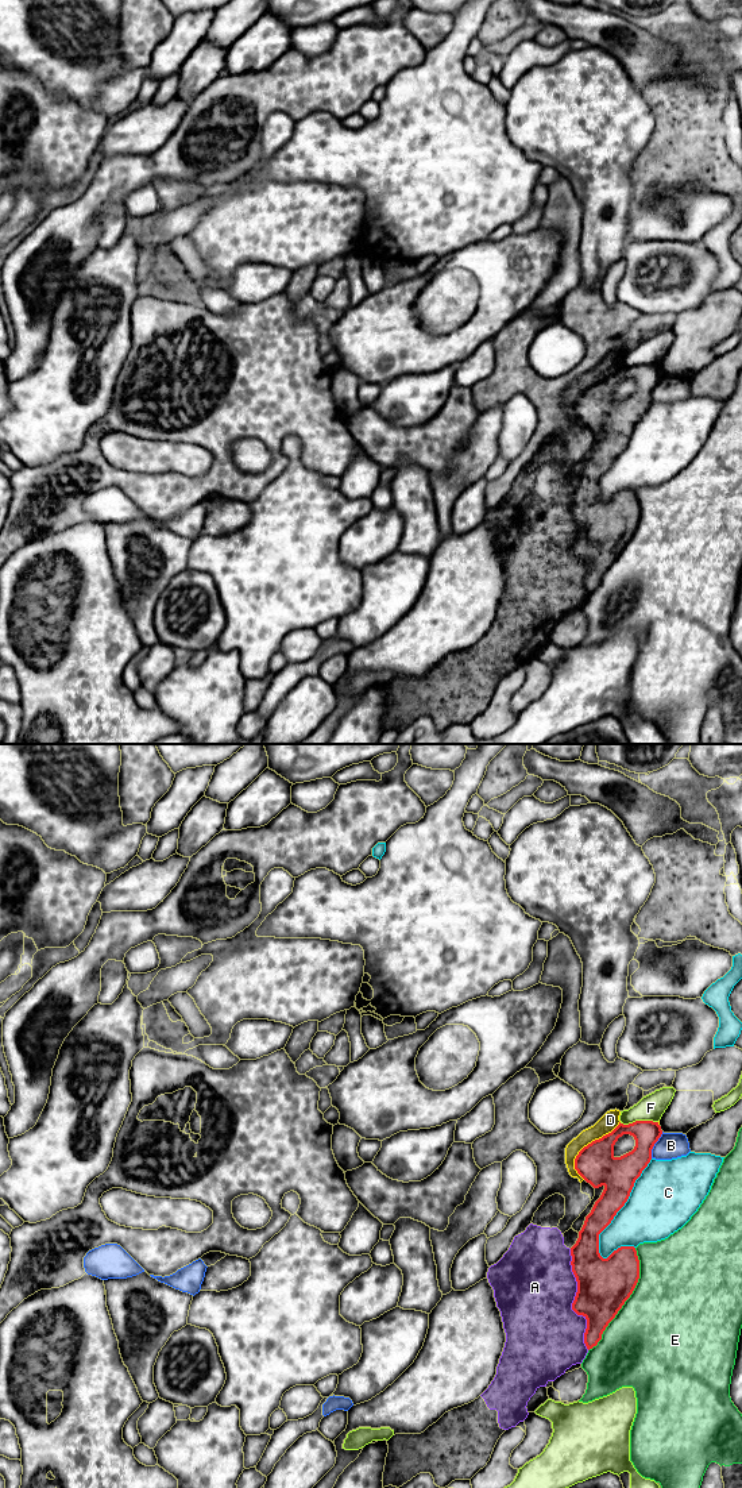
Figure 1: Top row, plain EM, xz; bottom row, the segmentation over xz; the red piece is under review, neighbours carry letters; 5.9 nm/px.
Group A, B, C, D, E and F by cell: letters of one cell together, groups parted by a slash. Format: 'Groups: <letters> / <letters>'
Groups: A D / B / C / E / F

